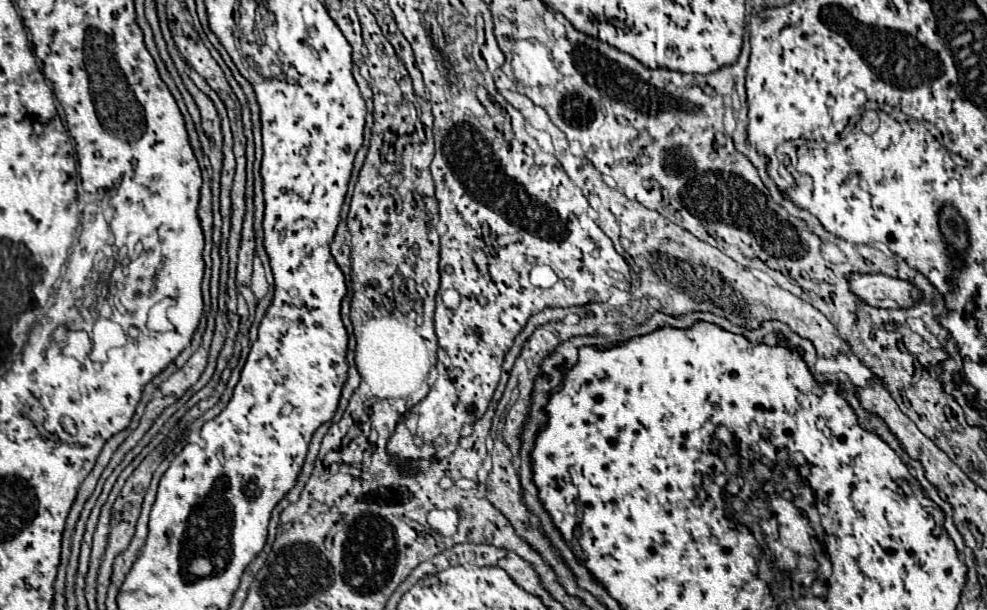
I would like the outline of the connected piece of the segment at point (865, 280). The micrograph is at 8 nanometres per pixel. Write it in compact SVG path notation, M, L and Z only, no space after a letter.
M850 275L850 287L854 293L872 307L886 307L886 309L910 309L916 301L912 297L912 289L916 287L912 281L904 281L898 277L888 275Z

